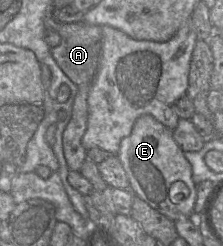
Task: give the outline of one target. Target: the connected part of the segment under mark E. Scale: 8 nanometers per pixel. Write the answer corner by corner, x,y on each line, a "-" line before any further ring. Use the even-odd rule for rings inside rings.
151,115
139,117
131,134
121,140
118,158
126,172
129,189
134,196
174,222
180,218
194,217
197,188
192,179
192,167
185,158
184,151
175,142
172,130
-
177,181
185,183
189,193
179,204
174,204
169,192
172,184

